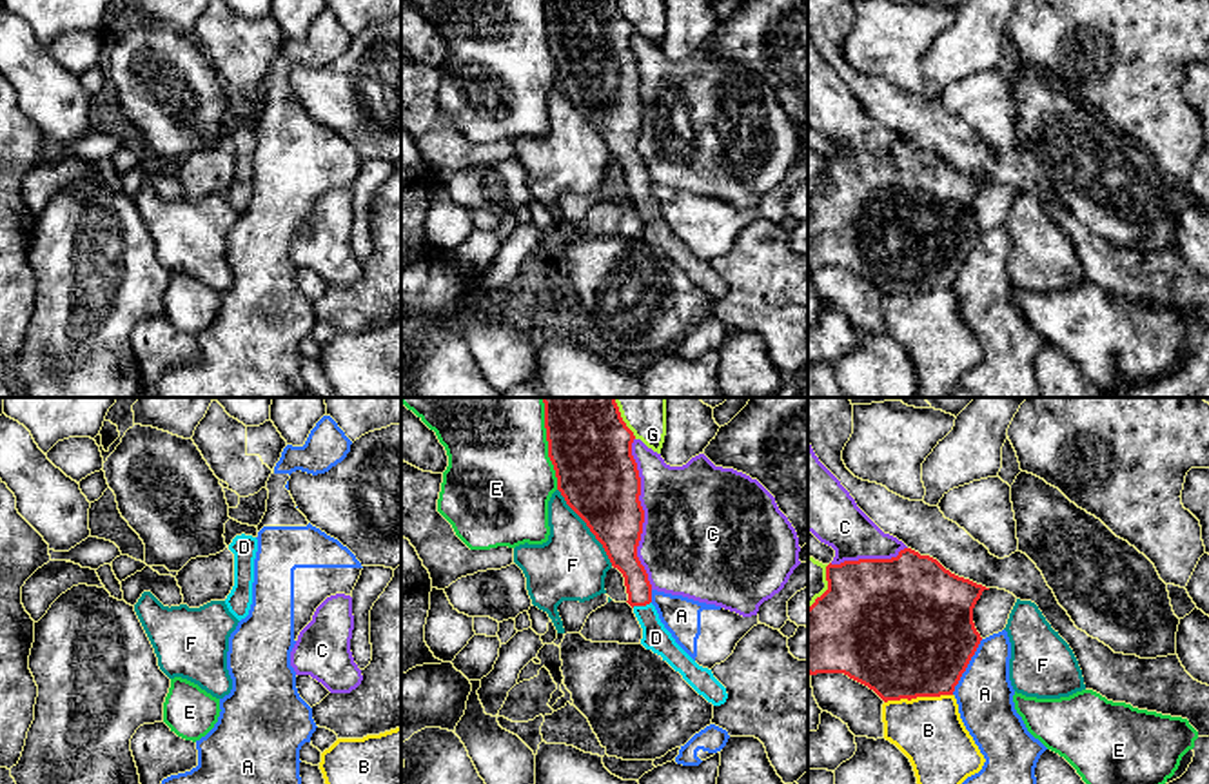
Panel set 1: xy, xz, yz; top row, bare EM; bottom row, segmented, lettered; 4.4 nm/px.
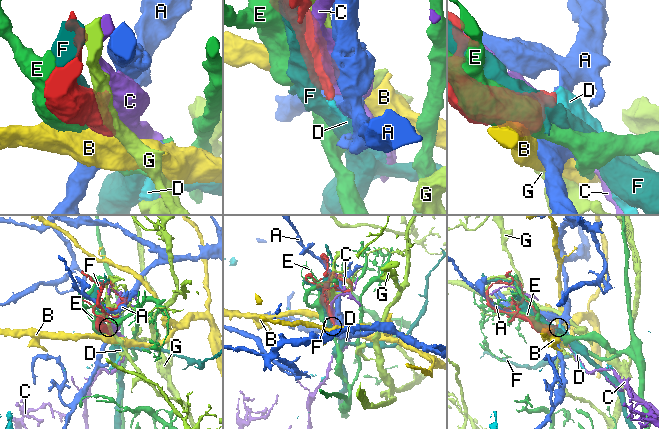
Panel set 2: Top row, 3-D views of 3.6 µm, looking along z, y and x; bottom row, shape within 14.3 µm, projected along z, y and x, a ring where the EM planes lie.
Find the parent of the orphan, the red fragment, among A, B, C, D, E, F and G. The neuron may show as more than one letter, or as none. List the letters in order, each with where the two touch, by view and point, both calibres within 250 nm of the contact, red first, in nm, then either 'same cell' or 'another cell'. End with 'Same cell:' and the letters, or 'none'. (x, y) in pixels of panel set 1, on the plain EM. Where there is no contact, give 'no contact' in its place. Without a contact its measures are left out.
A: yz (966, 260) | 500/260 nm | another cell
B: yz (917, 289) | 500/300 nm | another cell
C: xz (643, 107) | 360/500 nm | another cell
D: xz (641, 198) | 130/120 nm | same cell
E: xz (549, 42) | 360/460 nm | another cell
F: xz (587, 118) | 360/300 nm | another cell
G: yz (828, 180) | 500/160 nm | another cell
Same cell: D

